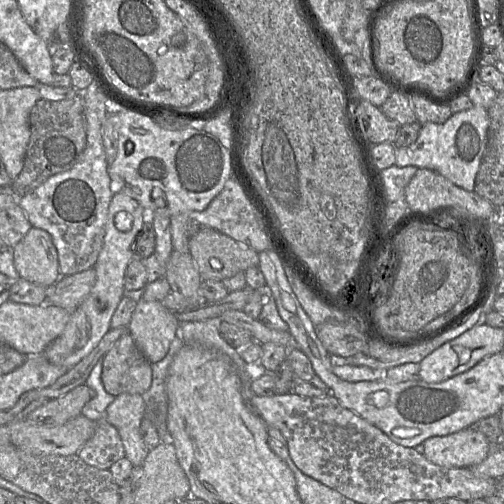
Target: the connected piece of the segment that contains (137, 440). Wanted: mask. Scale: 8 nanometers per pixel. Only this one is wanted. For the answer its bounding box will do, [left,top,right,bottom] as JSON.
[105,394,149,468]

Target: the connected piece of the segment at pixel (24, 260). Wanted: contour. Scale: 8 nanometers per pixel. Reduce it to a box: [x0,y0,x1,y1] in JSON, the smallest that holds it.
[11,227,60,288]

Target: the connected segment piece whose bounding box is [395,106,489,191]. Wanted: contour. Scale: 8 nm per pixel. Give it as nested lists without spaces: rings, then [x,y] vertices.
[[[484,107],[453,114],[446,122],[423,124],[417,140],[402,148],[395,148],[395,165],[415,166],[436,171],[456,186],[474,191],[475,180],[487,145],[489,115]]]

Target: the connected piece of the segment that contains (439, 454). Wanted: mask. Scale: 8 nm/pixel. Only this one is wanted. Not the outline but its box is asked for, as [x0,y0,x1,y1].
[424,429,489,468]

